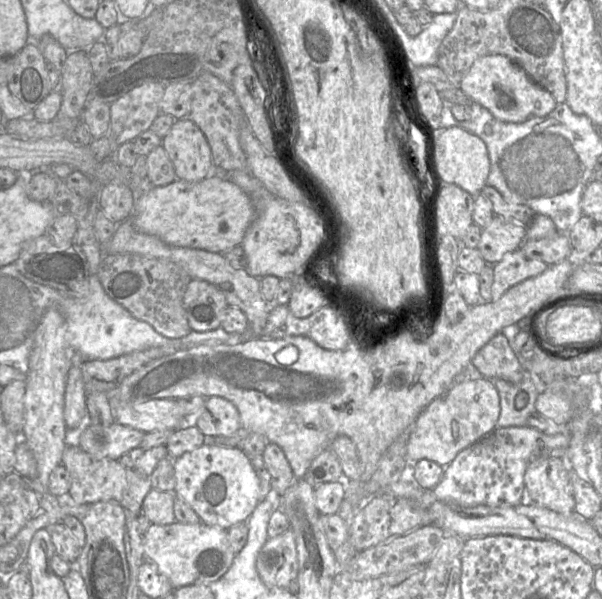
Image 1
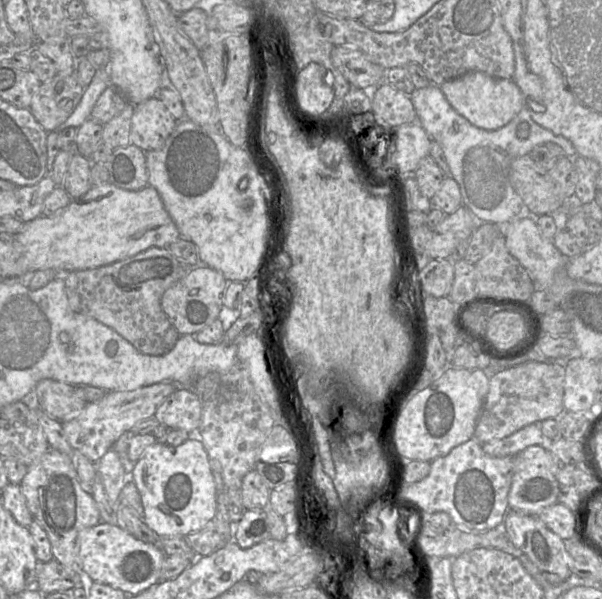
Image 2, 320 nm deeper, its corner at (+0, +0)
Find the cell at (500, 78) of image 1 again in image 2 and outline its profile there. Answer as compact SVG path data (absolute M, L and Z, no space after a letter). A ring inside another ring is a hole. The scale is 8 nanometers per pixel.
M470 71L443 82L439 87L460 115L474 126L485 130L502 128L524 108L522 92L513 79L496 78L484 72Z

